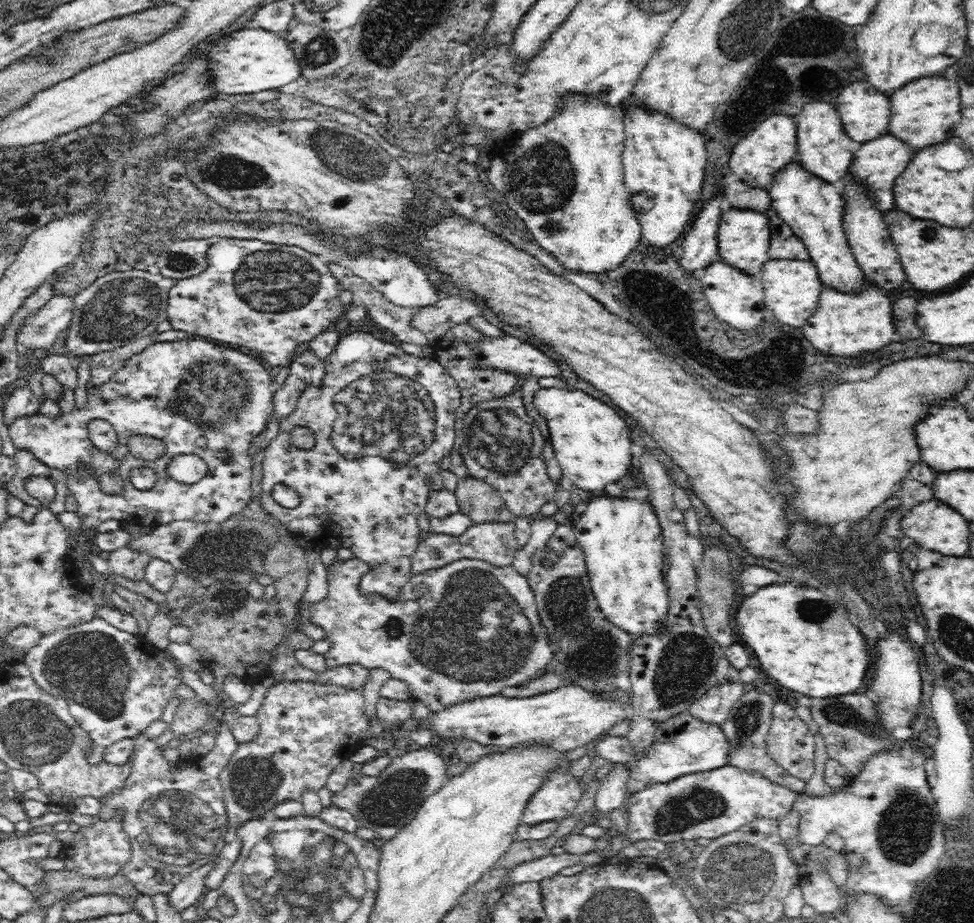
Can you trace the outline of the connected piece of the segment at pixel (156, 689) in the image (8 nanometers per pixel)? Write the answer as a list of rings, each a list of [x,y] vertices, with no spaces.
[[[97,615],[84,624],[71,626],[43,636],[24,655],[23,664],[31,670],[34,682],[52,696],[63,698],[69,712],[92,739],[92,748],[86,752],[86,761],[96,766],[104,761],[104,750],[122,740],[143,733],[153,722],[161,720],[169,700],[184,682],[182,672],[173,658],[168,658],[164,650],[154,647],[141,634],[132,634],[115,628]]]

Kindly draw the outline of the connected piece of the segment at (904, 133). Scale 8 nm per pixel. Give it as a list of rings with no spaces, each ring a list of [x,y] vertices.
[[[944,76],[934,80],[916,80],[914,84],[906,84],[902,92],[896,92],[890,100],[890,134],[906,142],[914,152],[946,142],[952,136],[950,128],[958,126],[958,84],[954,78],[946,80]]]

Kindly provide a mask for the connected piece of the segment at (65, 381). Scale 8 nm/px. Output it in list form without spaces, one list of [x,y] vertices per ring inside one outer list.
[[[54,354],[45,356],[37,363],[46,374],[50,374],[60,381],[63,386],[64,398],[59,402],[59,406],[66,406],[66,412],[70,412],[74,408],[74,394],[78,382],[78,372],[70,363],[68,356]]]

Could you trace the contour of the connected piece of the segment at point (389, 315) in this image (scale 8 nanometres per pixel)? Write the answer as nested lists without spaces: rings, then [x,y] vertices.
[[[328,261],[327,265],[338,283],[342,284],[342,288],[352,292],[355,303],[365,306],[370,322],[386,328],[395,334],[399,341],[420,345],[427,352],[425,347],[430,344],[426,335],[409,323],[419,308],[396,306],[367,280],[352,273],[350,268],[332,261]]]

